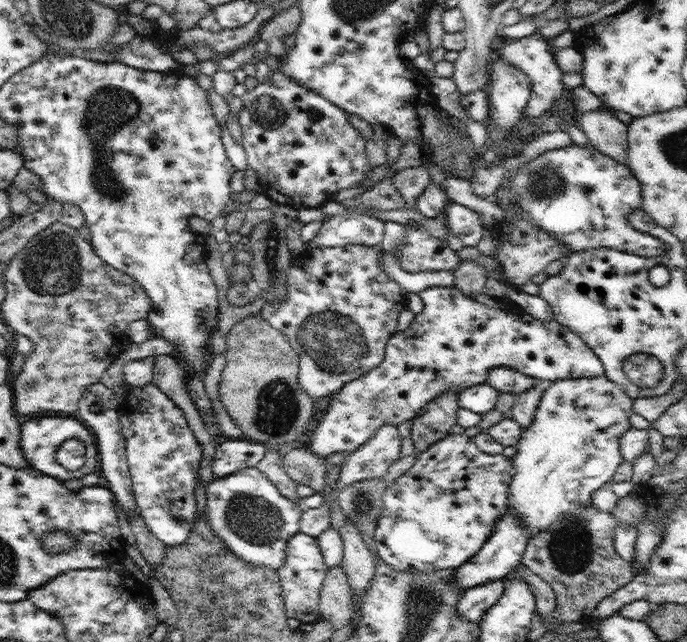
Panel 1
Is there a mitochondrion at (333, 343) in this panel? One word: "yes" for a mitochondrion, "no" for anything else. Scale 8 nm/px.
yes

